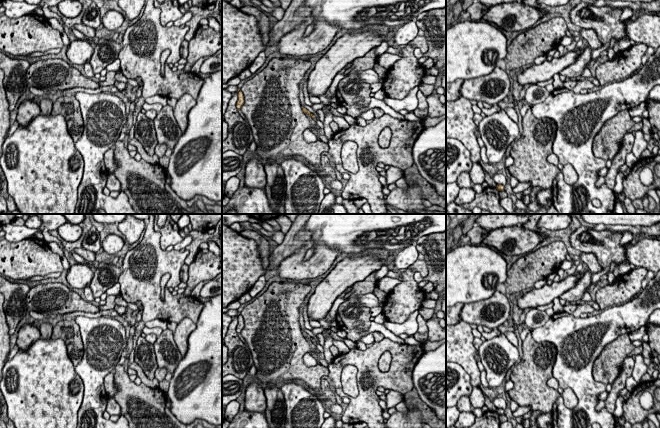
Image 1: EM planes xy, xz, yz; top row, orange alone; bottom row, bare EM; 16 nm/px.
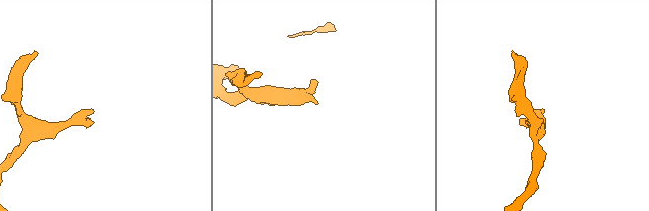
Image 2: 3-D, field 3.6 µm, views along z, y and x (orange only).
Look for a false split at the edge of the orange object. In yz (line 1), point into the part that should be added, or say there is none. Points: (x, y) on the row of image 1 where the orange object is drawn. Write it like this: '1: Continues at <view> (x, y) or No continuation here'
1: No continuation here

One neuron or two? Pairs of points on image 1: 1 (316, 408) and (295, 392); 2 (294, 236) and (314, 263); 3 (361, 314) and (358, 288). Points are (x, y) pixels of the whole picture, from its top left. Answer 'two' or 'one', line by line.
1: one
2: two
3: one

